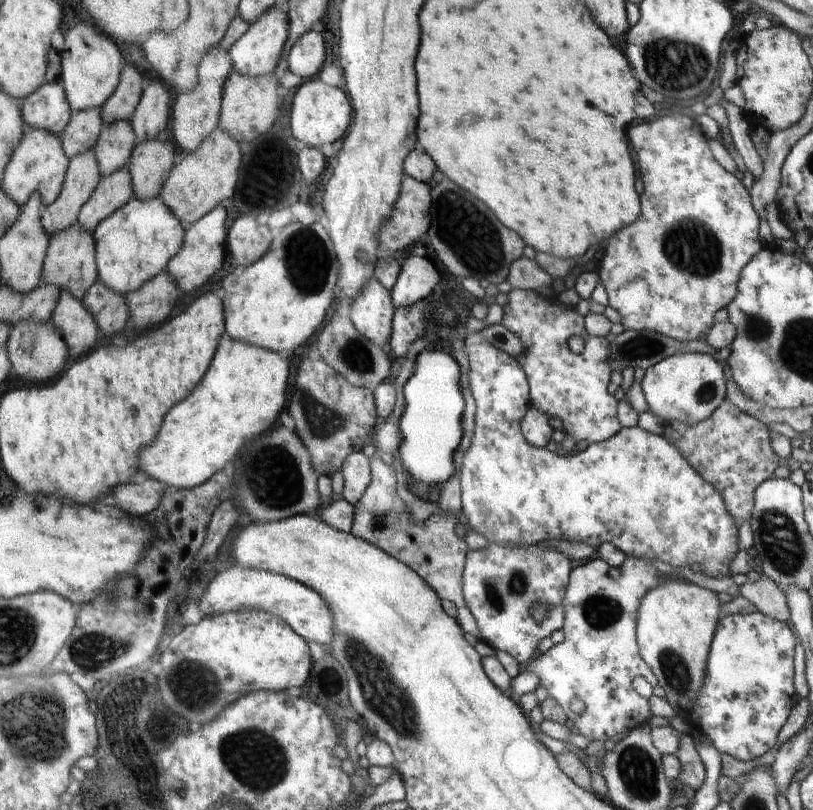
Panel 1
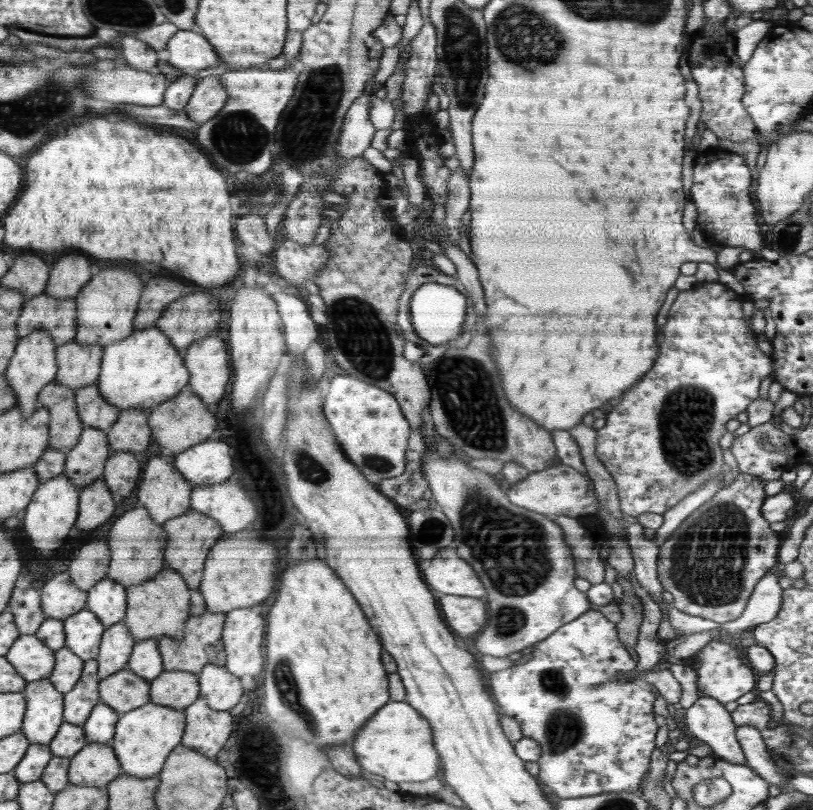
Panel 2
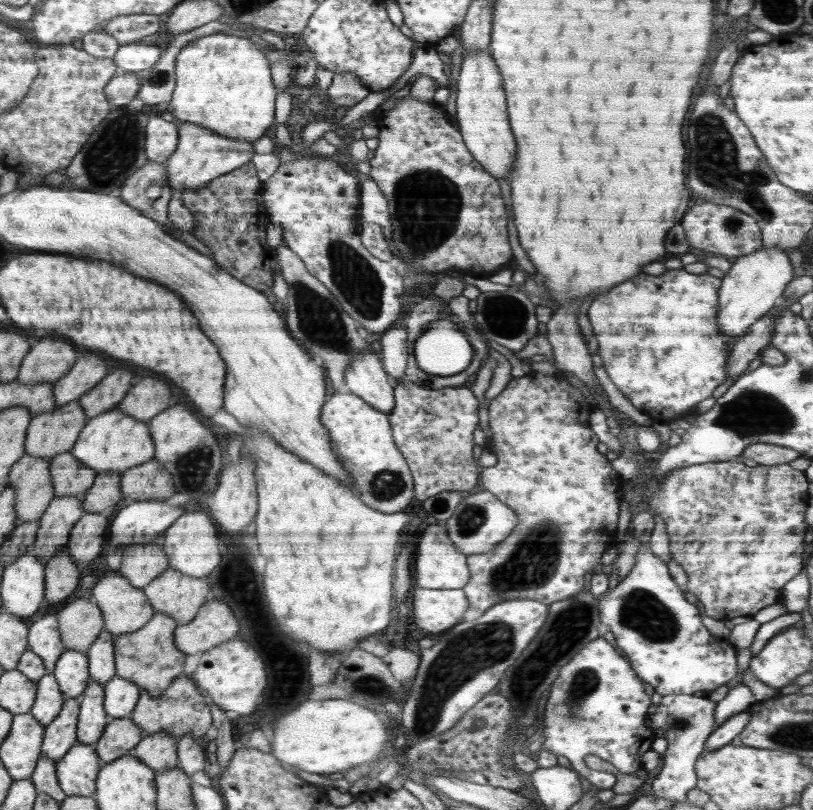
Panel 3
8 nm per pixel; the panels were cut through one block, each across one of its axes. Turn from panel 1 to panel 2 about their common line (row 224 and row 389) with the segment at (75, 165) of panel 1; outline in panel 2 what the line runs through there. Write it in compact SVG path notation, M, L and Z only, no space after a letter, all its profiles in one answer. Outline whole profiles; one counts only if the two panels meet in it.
M55 380L39 393L38 408L46 406L50 409L50 448L68 452L79 444L84 426L78 416L75 395L76 392L70 386L64 386Z

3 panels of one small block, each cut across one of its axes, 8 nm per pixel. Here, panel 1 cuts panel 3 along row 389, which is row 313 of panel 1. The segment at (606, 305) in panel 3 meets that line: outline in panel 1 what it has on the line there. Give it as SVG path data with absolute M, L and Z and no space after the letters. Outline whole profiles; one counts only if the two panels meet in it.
M681 113L668 114L654 120L654 122L642 122L632 126L630 130L630 142L636 150L636 158L638 158L638 168L642 174L642 182L644 182L644 194L640 198L642 202L642 216L636 220L636 224L626 226L624 230L616 232L606 246L606 258L602 260L599 269L599 281L606 289L608 295L608 304L620 314L621 325L625 330L652 330L658 334L664 334L676 342L690 342L690 340L704 341L707 338L707 332L714 324L714 314L725 308L734 300L736 296L736 286L740 280L740 272L742 268L762 250L763 242L760 242L758 214L754 212L752 203L750 202L750 193L742 182L726 171L714 158L710 147L707 144L708 138L702 132L698 122L692 117Z

